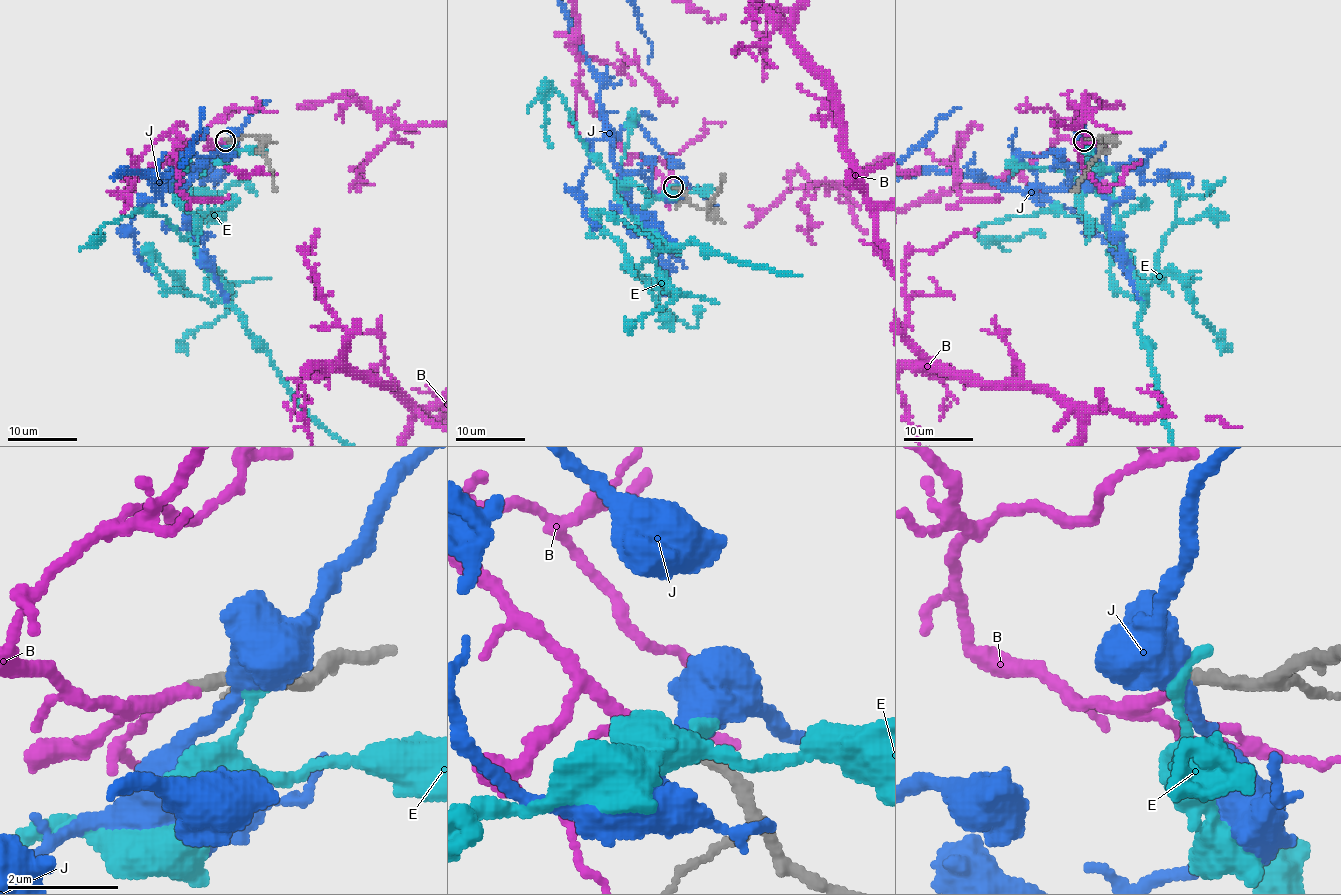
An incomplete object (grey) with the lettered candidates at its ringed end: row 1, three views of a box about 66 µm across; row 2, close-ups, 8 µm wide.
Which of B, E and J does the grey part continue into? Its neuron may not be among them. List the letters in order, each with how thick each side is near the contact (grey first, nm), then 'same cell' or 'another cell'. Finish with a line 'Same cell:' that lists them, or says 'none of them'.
B: calibres 240 and 170 nm; same cell
E: calibres 300 and 280 nm; another cell
J: calibres 280 and 440 nm; another cell
Same cell: B

